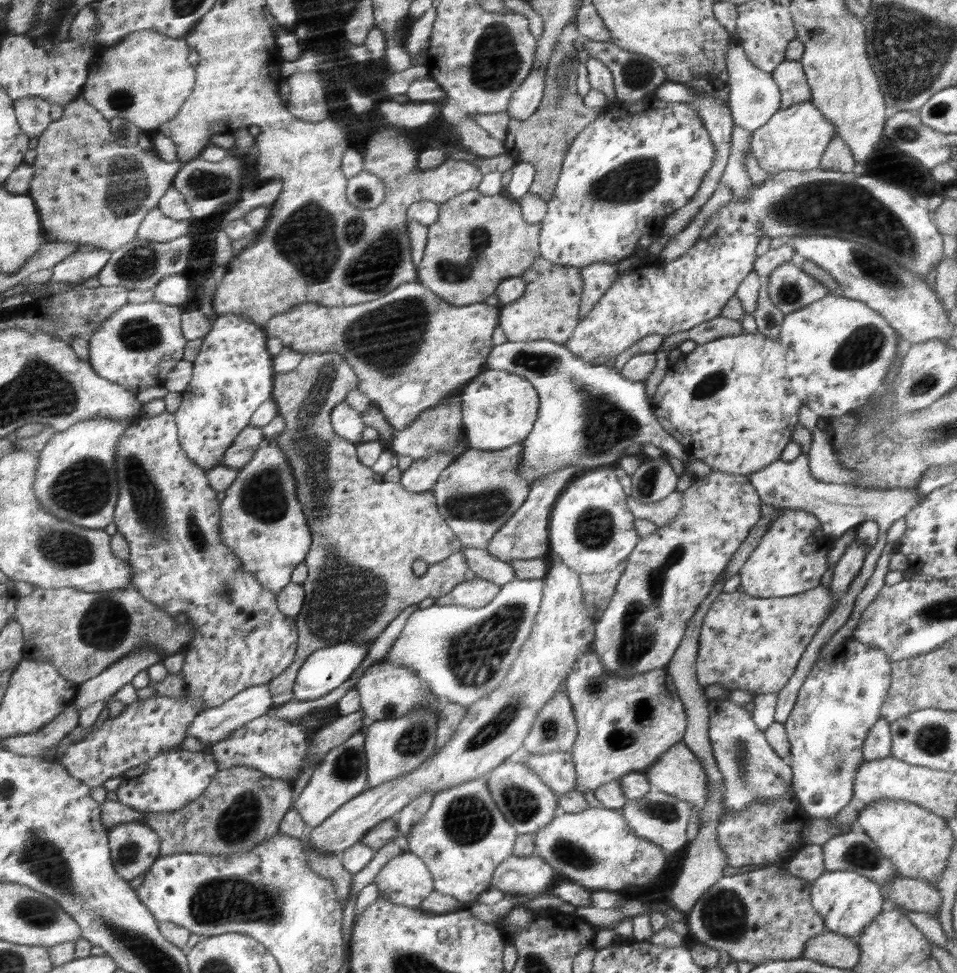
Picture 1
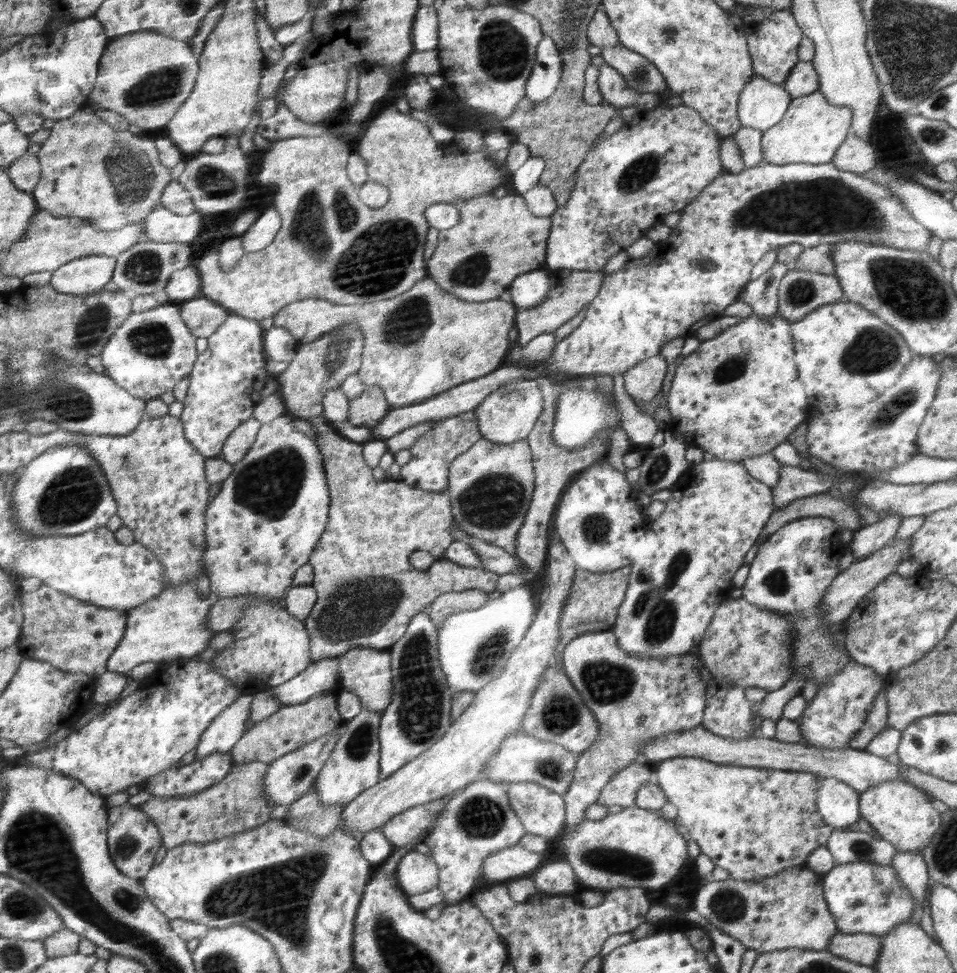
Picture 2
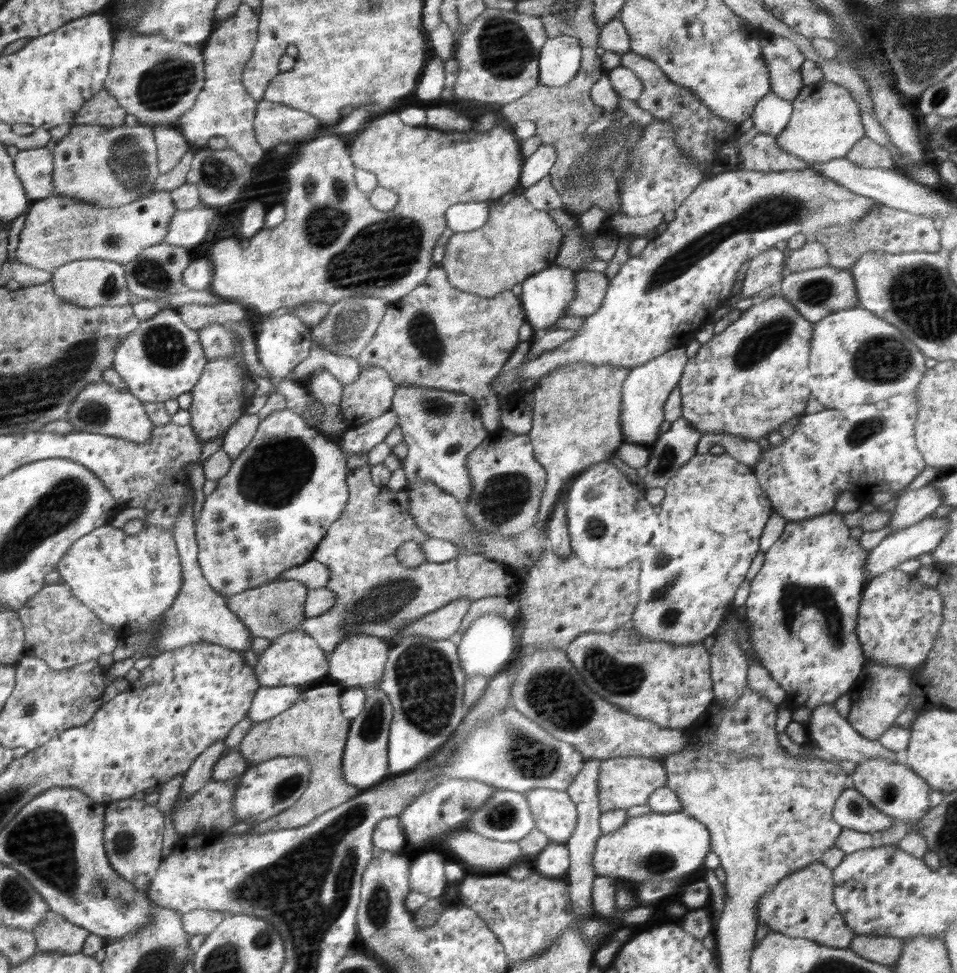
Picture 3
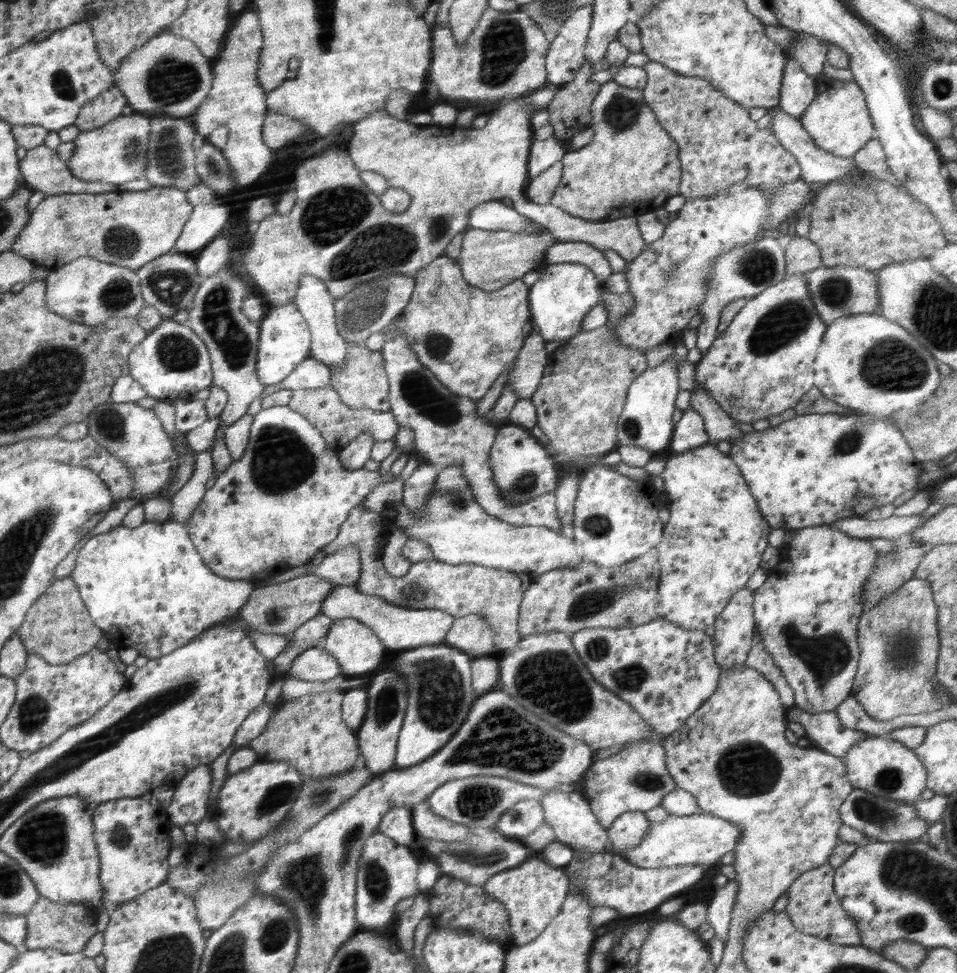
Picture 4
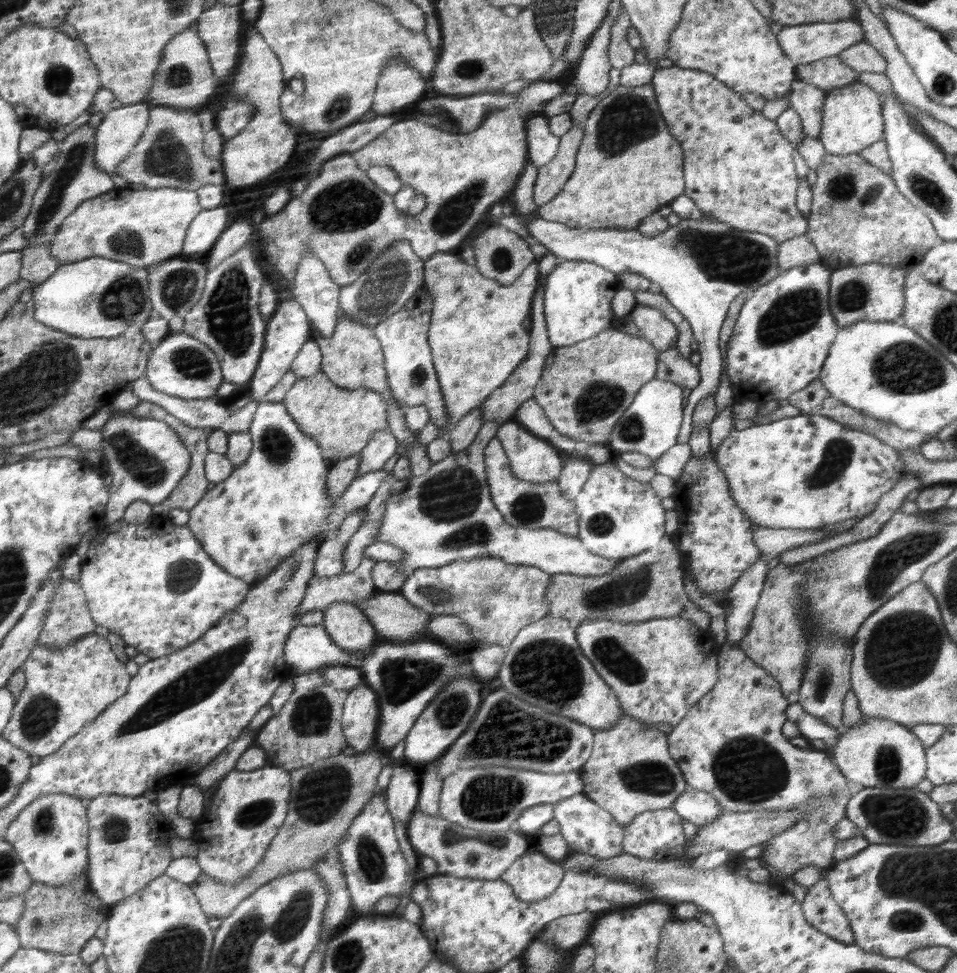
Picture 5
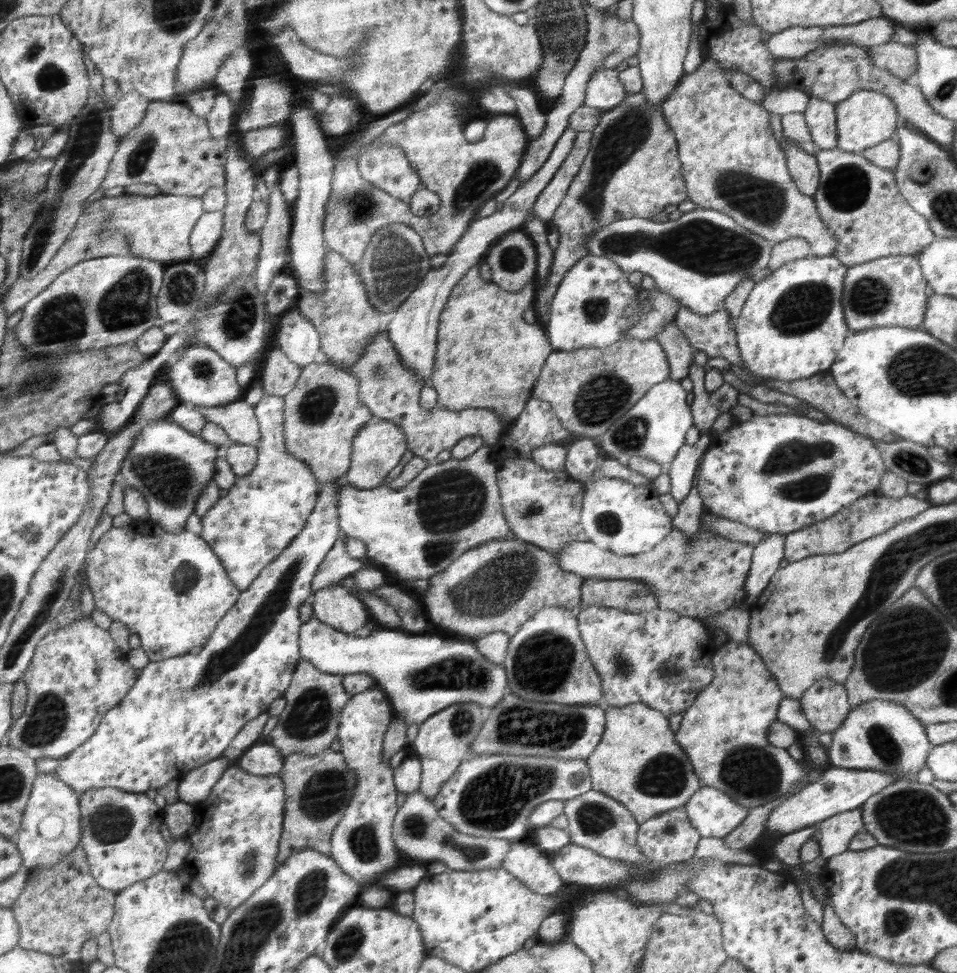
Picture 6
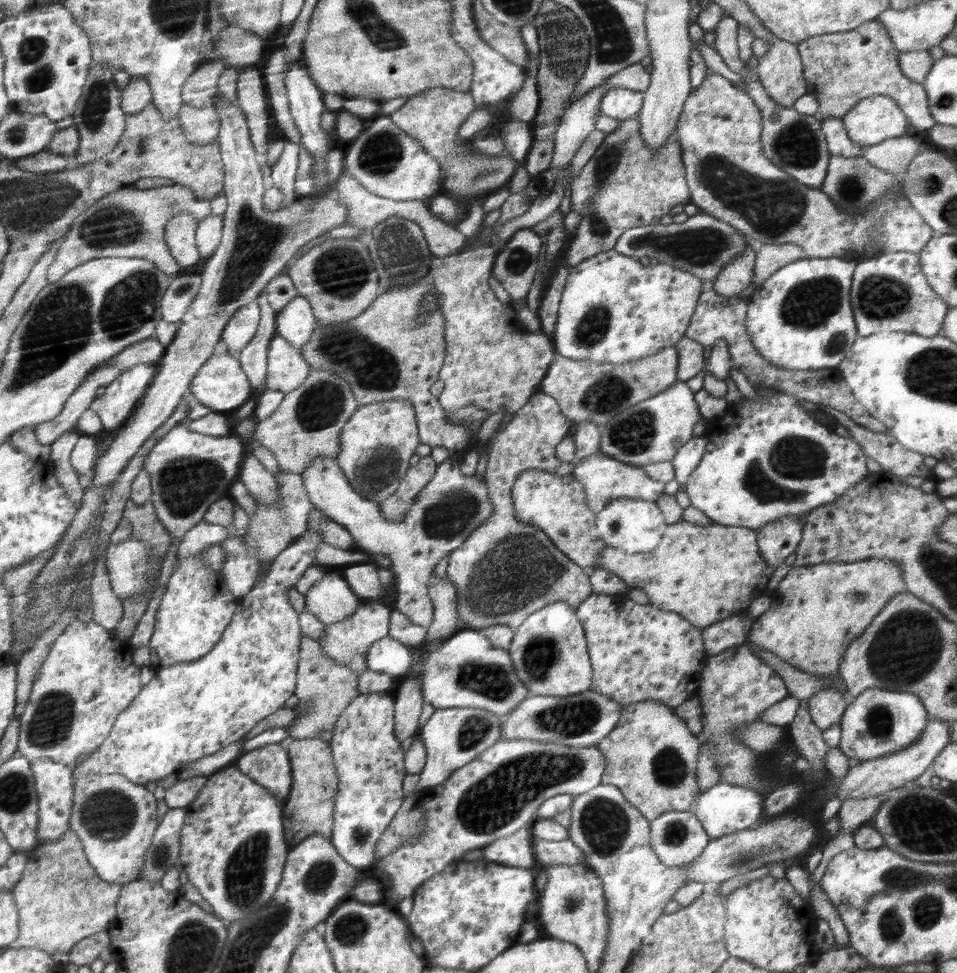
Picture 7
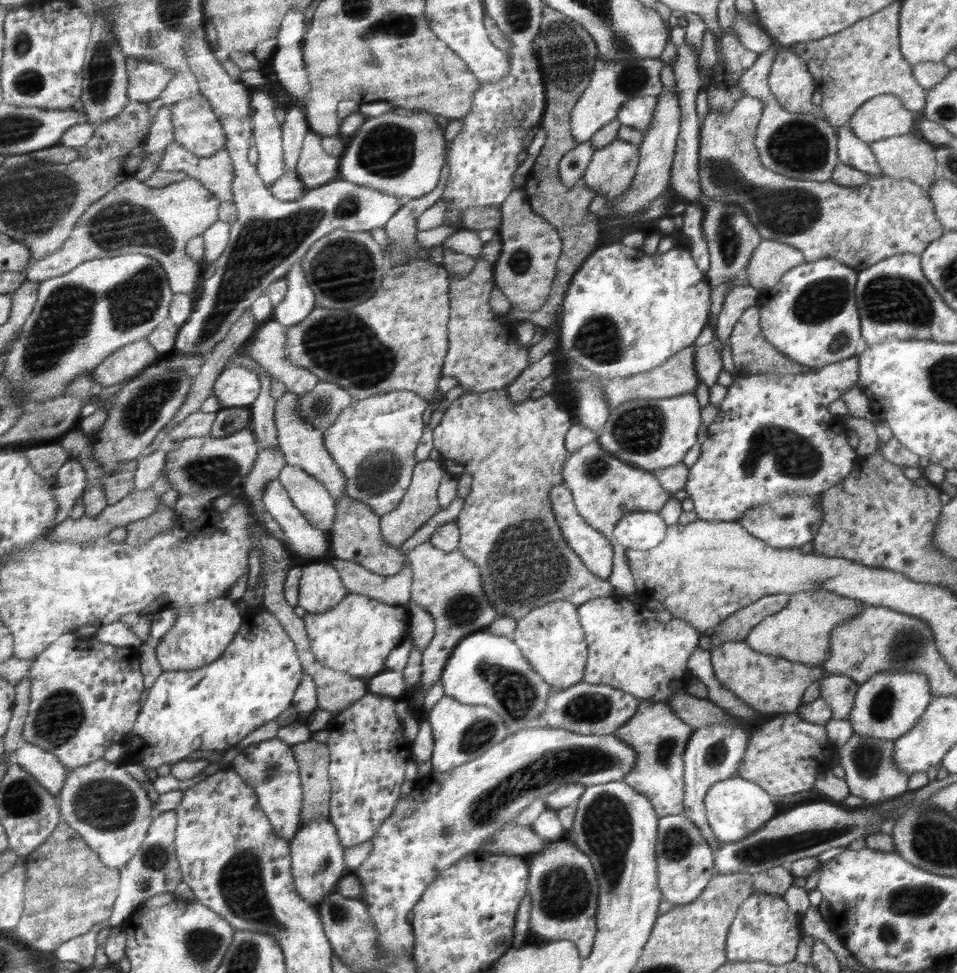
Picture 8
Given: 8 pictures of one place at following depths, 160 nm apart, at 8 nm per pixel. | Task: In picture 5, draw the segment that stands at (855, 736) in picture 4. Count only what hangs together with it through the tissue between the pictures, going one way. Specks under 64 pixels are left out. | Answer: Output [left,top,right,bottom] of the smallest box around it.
[786,703,843,752]

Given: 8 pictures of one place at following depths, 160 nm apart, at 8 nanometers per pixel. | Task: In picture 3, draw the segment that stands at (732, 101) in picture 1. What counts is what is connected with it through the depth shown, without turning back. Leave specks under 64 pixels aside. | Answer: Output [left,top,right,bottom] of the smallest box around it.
[750,91,793,136]

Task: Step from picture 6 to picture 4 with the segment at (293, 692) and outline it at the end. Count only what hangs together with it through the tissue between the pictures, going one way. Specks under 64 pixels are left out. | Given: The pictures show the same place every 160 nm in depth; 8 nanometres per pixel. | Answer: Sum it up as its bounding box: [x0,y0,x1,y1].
[248,690,360,778]

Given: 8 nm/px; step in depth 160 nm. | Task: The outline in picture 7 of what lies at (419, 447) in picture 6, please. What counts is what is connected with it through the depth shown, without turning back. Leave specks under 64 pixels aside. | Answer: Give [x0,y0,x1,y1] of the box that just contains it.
[302,277,469,456]

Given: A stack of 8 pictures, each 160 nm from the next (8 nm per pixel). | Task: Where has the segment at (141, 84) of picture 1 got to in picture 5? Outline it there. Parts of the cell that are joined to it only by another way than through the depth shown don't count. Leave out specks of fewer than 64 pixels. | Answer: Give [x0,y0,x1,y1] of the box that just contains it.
[146,27,214,110]

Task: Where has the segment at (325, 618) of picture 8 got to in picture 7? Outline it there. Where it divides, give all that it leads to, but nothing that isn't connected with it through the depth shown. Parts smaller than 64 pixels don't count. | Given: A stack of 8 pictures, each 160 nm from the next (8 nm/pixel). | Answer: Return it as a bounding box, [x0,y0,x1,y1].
[320,600,394,673]

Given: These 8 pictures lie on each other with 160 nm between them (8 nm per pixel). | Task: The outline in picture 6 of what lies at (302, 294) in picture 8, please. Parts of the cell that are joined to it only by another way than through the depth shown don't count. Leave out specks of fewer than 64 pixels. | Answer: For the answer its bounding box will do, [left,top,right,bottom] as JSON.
[275,306,321,367]

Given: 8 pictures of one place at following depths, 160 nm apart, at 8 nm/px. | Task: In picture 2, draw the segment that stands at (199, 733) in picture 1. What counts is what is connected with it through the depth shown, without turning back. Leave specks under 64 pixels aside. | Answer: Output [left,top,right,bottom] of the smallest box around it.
[196,695,253,760]

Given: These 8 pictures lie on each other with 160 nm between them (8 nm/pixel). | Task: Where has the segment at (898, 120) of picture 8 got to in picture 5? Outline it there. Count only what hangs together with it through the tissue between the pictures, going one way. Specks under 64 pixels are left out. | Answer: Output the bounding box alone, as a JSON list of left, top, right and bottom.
[819,82,883,155]

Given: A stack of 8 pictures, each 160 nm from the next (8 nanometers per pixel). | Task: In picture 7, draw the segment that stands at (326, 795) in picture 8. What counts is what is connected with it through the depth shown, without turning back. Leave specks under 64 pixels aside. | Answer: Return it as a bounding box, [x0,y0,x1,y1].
[282,738,339,849]

